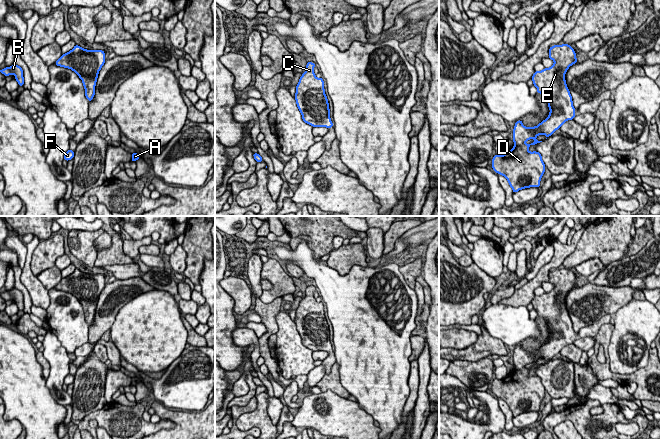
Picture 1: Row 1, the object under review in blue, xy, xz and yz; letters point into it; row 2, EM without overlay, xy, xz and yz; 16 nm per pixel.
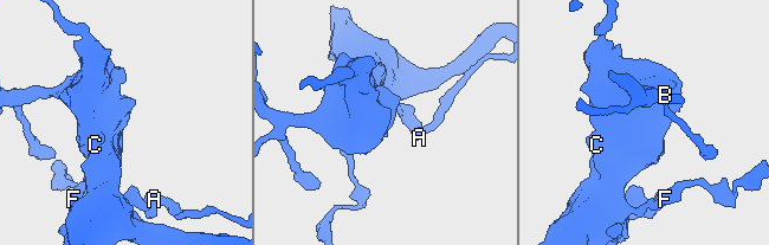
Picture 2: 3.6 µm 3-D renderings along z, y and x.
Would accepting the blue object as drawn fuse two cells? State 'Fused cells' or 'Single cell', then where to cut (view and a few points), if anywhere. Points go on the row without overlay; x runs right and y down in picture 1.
Single cell. No split

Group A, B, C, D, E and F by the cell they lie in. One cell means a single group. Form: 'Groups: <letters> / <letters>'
Groups: A B C D E F

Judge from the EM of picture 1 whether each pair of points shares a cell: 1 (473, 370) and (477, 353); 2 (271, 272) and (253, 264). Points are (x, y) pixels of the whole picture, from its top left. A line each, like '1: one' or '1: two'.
1: two
2: two

